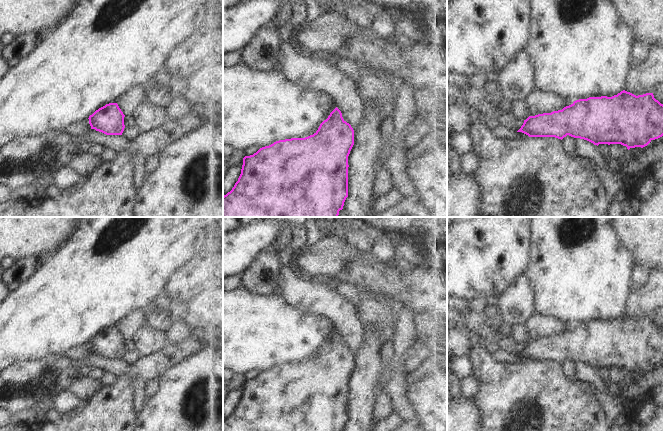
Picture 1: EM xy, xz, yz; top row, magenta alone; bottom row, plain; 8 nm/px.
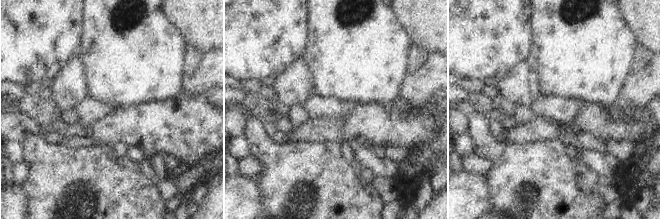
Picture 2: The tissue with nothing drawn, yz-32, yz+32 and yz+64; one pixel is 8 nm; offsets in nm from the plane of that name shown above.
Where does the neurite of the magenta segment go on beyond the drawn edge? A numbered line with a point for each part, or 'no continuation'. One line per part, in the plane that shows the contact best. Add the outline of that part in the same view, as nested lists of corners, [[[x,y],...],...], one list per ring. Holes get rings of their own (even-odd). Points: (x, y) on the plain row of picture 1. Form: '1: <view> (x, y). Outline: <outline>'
no continuation.

